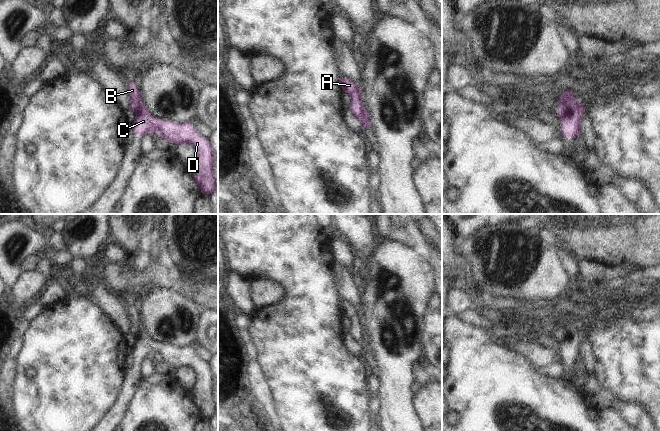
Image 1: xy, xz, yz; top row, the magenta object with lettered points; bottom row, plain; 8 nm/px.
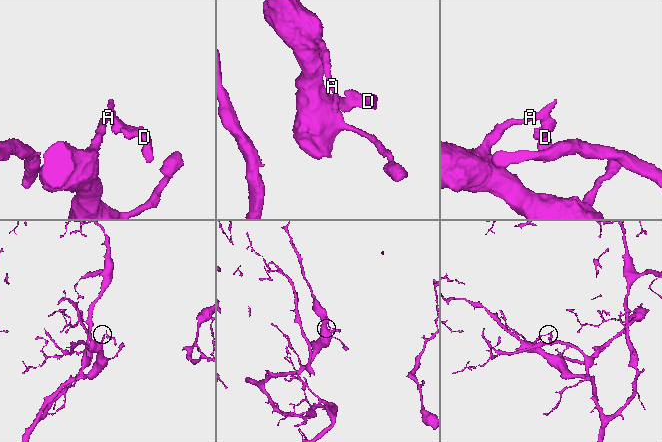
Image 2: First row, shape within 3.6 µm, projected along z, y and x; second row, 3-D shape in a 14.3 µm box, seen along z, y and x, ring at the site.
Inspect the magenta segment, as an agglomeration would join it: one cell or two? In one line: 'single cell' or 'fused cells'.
fused cells

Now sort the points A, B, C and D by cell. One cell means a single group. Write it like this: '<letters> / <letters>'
A B / C D

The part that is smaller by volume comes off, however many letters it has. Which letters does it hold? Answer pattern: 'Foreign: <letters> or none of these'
Foreign: C, D

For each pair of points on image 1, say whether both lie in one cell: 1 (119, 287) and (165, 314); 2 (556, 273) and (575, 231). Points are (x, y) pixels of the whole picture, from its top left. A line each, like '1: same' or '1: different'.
1: different
2: different

